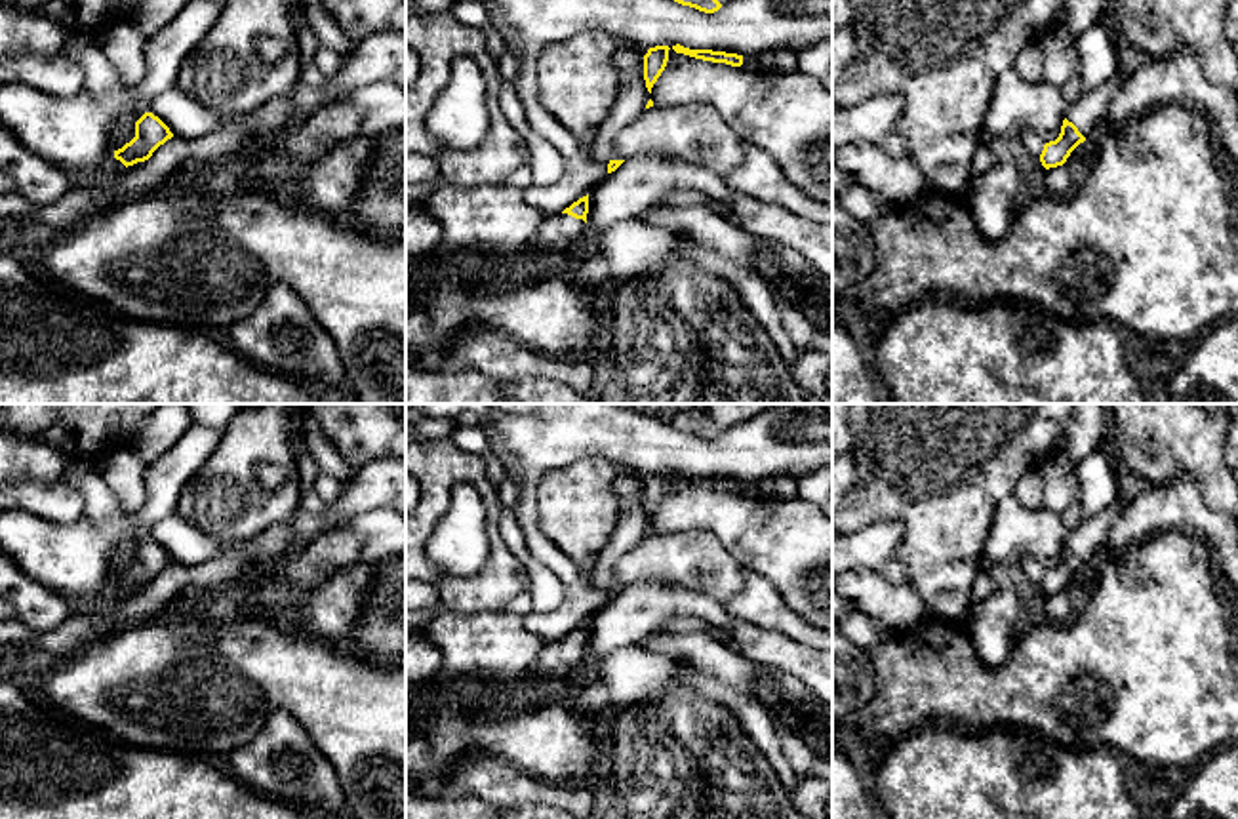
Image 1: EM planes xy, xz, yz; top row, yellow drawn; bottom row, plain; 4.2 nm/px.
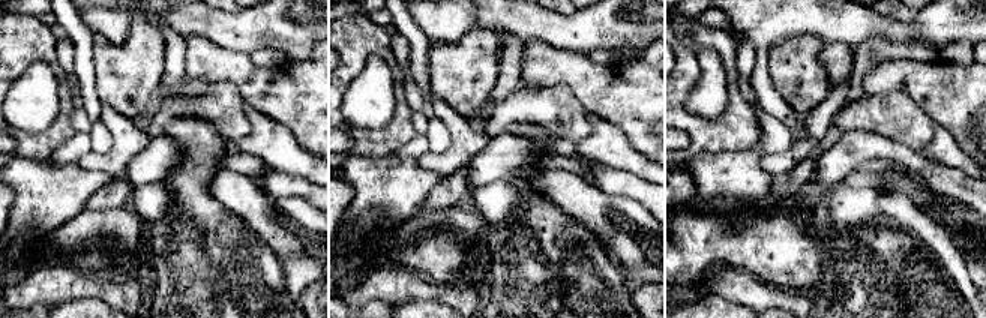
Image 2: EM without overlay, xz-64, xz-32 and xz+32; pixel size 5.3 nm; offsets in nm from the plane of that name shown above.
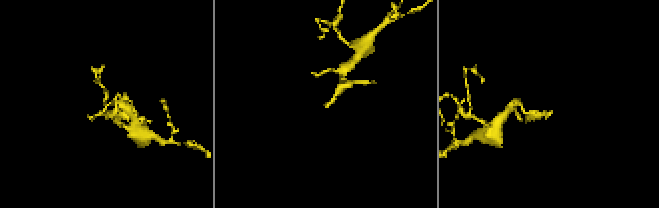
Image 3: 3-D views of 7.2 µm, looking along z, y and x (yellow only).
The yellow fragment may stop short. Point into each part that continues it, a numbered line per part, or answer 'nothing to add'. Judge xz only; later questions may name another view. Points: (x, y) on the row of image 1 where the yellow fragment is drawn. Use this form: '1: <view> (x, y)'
1: xz (557, 235)

